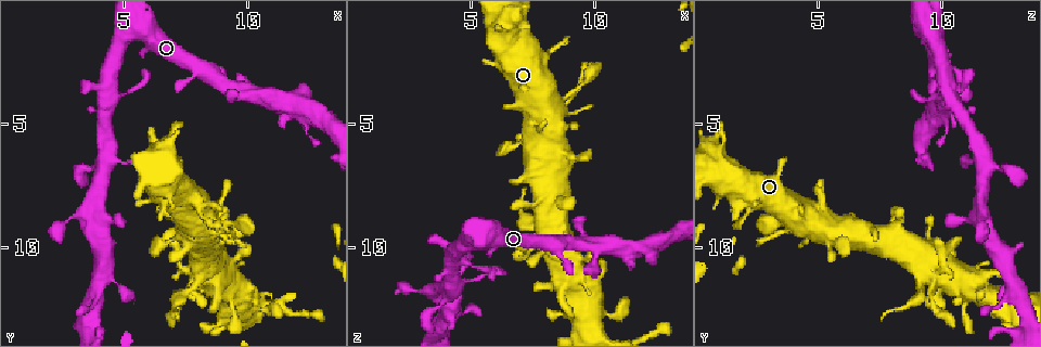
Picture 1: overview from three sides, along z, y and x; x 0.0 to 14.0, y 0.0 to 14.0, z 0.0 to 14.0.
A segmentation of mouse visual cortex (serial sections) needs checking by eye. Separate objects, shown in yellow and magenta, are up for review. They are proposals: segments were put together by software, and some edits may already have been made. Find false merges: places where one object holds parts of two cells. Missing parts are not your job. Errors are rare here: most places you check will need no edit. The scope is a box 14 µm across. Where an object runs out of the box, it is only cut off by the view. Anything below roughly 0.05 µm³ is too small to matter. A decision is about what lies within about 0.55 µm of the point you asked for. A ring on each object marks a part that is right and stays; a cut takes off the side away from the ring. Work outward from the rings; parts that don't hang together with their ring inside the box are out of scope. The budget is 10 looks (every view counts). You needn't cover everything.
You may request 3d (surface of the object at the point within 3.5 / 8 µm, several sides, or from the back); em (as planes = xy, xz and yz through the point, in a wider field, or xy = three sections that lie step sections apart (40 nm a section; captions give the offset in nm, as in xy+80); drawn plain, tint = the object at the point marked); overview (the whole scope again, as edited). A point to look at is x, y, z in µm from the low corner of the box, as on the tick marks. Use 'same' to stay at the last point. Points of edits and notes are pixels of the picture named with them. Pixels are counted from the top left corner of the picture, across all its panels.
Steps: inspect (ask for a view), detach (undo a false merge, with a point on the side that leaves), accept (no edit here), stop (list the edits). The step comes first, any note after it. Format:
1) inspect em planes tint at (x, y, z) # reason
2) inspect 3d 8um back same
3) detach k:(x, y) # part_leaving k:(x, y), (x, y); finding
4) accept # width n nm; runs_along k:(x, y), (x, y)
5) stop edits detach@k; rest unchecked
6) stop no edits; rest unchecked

inspect 3d 3.5um at (9.1, 9.0, 3.9) # arms run side by side

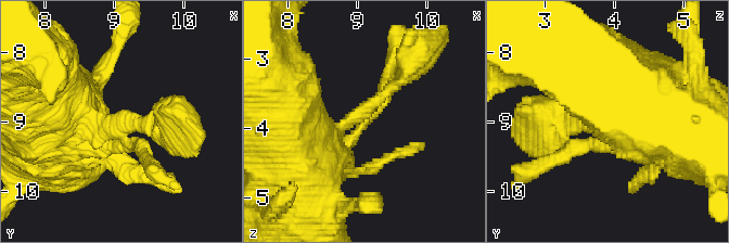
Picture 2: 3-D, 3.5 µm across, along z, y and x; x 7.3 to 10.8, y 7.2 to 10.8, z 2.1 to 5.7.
inspect em xy step 2 tint at (9.05, 9.10, 3.85) # arms 3; arm_widths 200, 250, 1000 nm; need the tissue

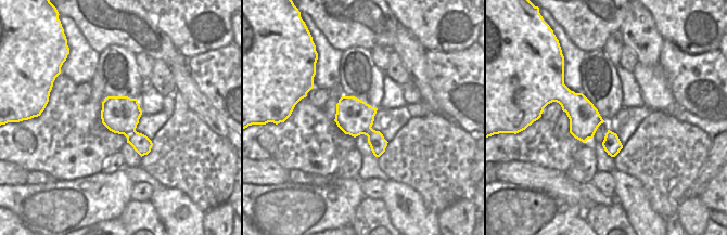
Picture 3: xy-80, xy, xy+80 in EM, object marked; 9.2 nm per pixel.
inspect em xy step 5 tint same

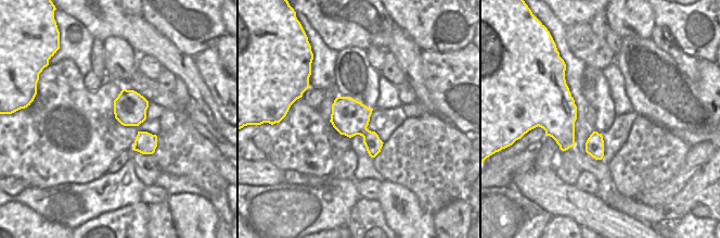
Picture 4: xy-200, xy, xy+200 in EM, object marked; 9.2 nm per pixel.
accept # runs_along 2:(297, 152), (331, 140), (413, 65); all the same cell

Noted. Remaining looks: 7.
inspect 3d 3.5um at (9.3, 12.0, 11.0)

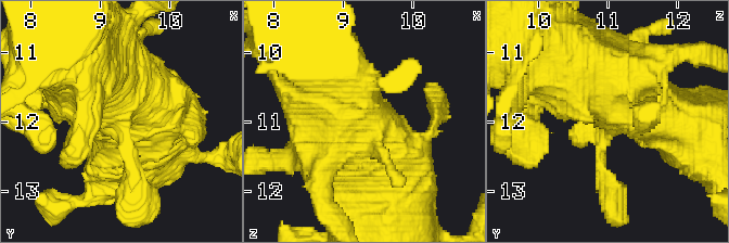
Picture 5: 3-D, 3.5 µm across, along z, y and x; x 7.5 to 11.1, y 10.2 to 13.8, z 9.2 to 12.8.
inspect em xy step 5 tint at (9.30, 11.95, 10.95)

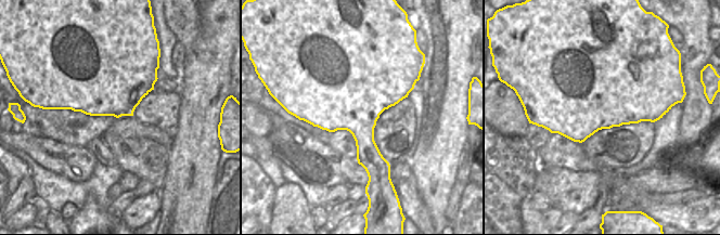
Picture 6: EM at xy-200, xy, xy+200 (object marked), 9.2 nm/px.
accept # runs_along 5:(317, 69), (380, 178); all the same cell

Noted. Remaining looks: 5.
inspect 3d 3.5um at (9.4, 12.6, 12.7) # abrupt turn

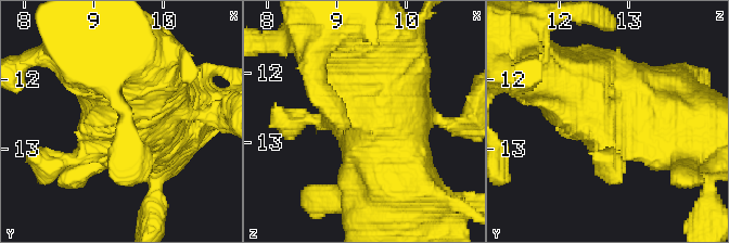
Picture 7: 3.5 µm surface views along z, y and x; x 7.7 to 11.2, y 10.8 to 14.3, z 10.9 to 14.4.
inspect em planes tint same # need the tissue

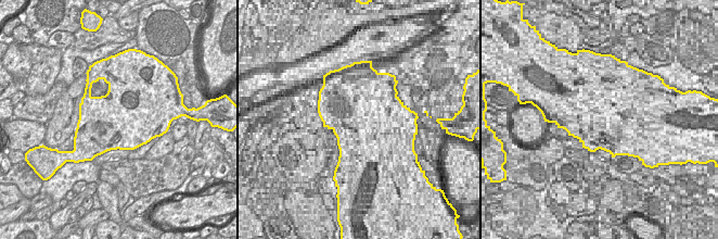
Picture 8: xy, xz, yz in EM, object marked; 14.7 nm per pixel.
accept # runs_along 7:(563, 81), (651, 111), (688, 111); one cell here

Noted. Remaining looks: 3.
inspect 3d 3.5um at (7.7, 3.2, 9.7) # narrows sharply

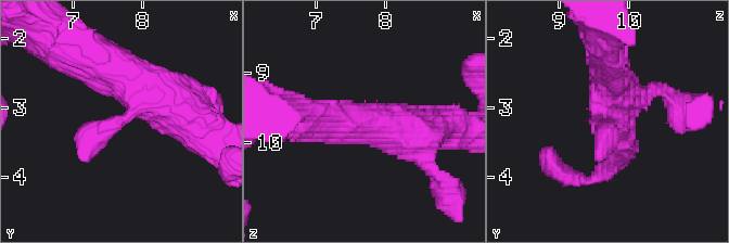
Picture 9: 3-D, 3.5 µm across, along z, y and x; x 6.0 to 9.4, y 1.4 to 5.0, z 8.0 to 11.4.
inspect em xy step 3 tint at (7.70, 3.15, 9.55) # now the EM

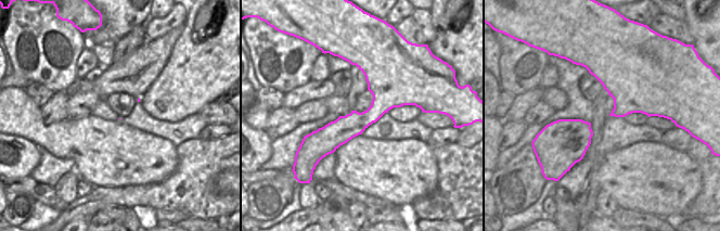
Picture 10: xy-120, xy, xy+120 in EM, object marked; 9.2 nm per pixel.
inspect em xy step 1 tint same

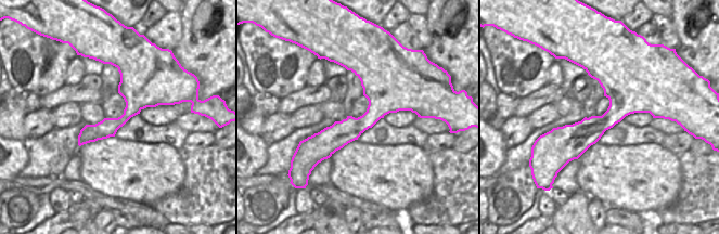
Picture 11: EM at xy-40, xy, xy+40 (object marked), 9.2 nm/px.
accept # continuous, no second cell

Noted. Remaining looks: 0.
stop no edits; rest unchecked

